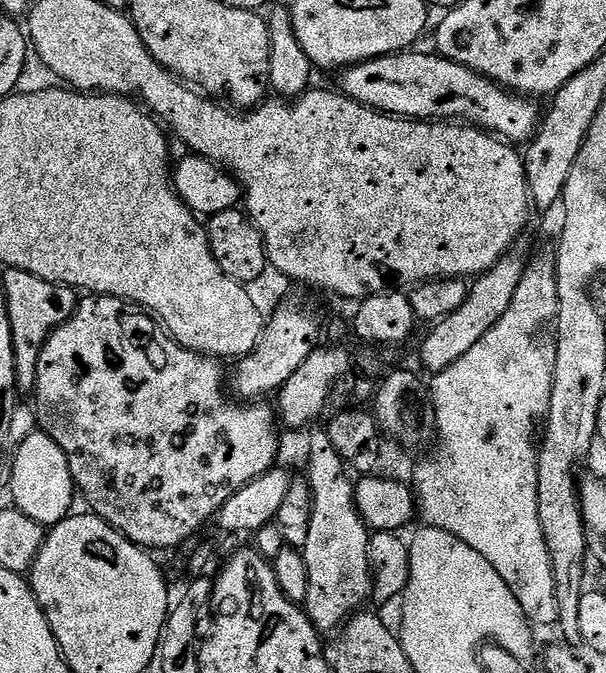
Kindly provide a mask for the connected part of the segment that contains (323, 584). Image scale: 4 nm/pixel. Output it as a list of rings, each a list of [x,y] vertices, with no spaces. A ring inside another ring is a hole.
[[[315,428],[311,429],[312,437],[308,440],[306,469],[308,484],[312,487],[310,534],[302,549],[310,587],[306,589],[302,607],[316,631],[327,634],[335,633],[369,603],[372,594],[372,567],[368,557],[370,529],[356,508],[354,480],[344,459],[334,450],[327,430]]]

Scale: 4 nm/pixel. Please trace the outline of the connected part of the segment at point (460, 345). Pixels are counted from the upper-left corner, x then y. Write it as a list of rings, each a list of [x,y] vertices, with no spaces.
[[[509,254],[504,256],[488,272],[482,272],[471,281],[466,302],[454,310],[444,320],[437,320],[429,327],[428,337],[420,344],[420,360],[432,374],[446,370],[446,366],[454,366],[462,354],[466,354],[491,330],[510,310],[510,302],[514,302],[514,294],[518,290],[518,282],[522,282],[522,274],[526,267],[525,257]]]

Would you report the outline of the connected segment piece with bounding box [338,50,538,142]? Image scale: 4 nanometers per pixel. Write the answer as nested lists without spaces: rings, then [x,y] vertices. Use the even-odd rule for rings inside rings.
[[[405,50],[394,52],[391,56],[380,56],[376,60],[364,60],[361,64],[354,64],[343,69],[344,76],[338,84],[339,91],[357,100],[368,108],[375,108],[377,112],[384,112],[387,116],[398,116],[410,120],[427,120],[429,122],[463,122],[474,128],[483,128],[508,142],[516,140],[531,141],[538,128],[538,114],[531,99],[501,88],[493,80],[479,76],[474,70],[462,66],[458,62],[448,60],[439,54]]]

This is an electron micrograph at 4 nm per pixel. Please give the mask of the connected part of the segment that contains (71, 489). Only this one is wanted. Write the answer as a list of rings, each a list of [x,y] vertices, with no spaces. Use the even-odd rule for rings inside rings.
[[[33,430],[20,444],[16,452],[16,461],[12,464],[12,500],[11,503],[20,509],[22,514],[34,518],[34,522],[51,526],[62,522],[73,511],[72,503],[78,500],[78,489],[72,480],[70,466],[66,462],[66,454],[62,454],[62,446],[54,442],[46,433]]]

